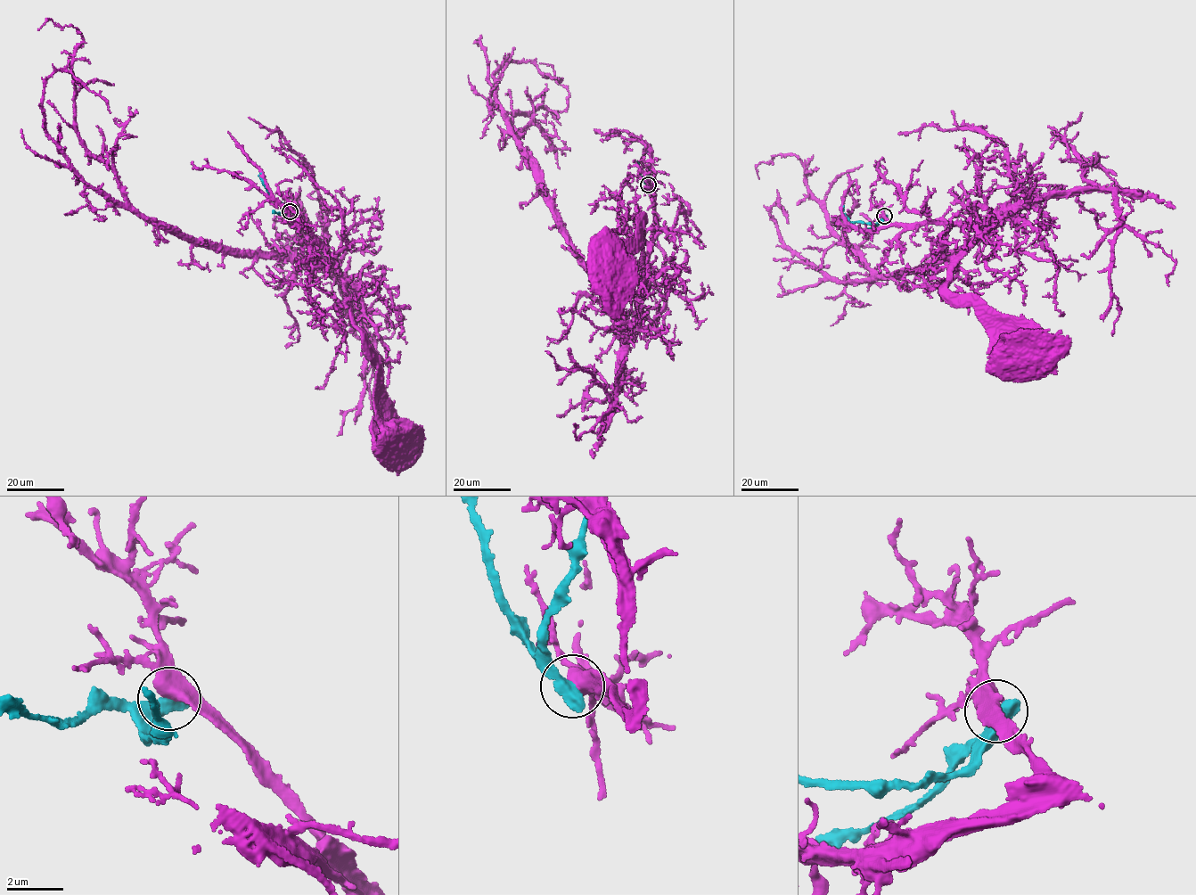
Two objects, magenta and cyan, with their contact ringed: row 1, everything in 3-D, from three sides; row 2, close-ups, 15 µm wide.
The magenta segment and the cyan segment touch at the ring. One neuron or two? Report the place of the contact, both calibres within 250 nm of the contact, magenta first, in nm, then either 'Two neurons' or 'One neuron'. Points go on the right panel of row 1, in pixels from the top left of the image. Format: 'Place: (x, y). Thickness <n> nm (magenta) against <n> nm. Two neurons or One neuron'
Place: (884, 216). Thickness 550 nm (magenta) against 480 nm. Two neurons

